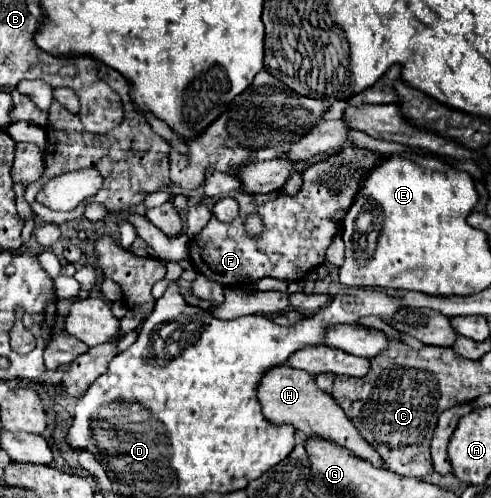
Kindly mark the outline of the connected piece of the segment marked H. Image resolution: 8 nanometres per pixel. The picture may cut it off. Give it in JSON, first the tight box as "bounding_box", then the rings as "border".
{"bounding_box":[256,364,384,468],"border":[[[288,364],[274,366],[266,370],[264,376],[260,378],[256,388],[256,398],[262,406],[262,414],[266,420],[274,424],[292,424],[296,430],[302,430],[306,436],[312,434],[328,436],[328,440],[336,440],[336,444],[344,444],[348,450],[356,452],[356,456],[364,456],[366,460],[372,460],[378,468],[384,468],[384,464],[380,464],[380,456],[376,456],[376,452],[372,452],[372,448],[364,444],[360,432],[356,432],[354,424],[348,420],[348,416],[344,416],[344,410],[332,400],[332,396],[316,388],[312,374],[304,370],[294,370]]]}

